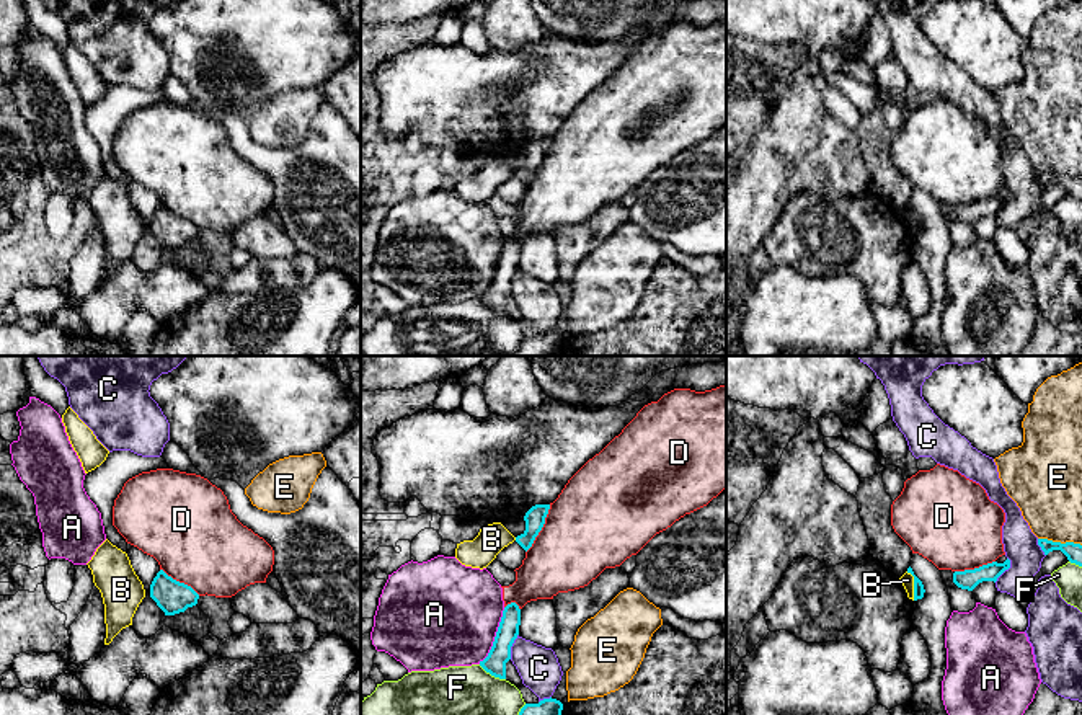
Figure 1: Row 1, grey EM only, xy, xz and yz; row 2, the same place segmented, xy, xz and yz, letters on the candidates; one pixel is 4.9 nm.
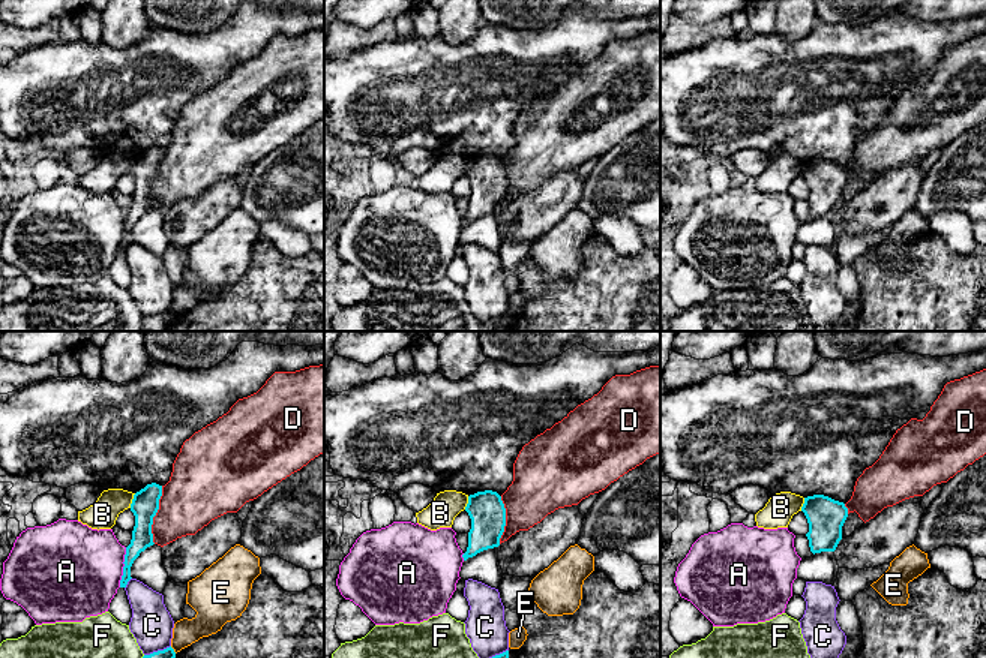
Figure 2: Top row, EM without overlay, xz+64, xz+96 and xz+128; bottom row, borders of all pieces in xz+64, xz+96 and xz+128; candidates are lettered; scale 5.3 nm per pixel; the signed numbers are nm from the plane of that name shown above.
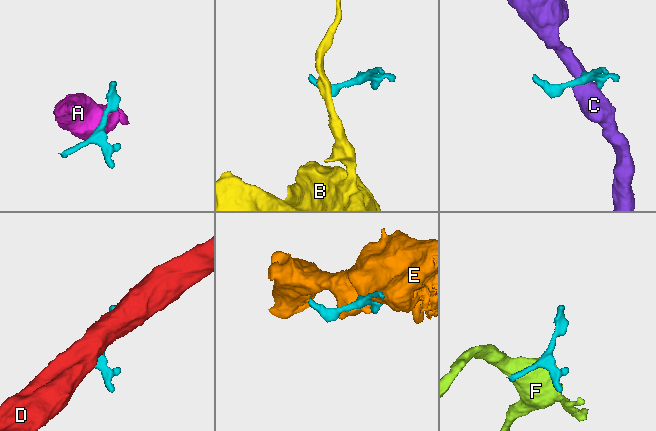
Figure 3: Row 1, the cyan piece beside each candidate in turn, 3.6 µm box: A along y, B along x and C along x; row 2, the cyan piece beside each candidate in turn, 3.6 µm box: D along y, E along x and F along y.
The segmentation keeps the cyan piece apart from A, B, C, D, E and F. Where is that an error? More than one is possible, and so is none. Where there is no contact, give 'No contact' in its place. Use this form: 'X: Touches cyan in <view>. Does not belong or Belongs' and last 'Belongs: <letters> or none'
A: Touches cyan in xz. Does not belong
B: Touches cyan in yz. Does not belong
C: Touches cyan in yz. Does not belong
D: Touches cyan in xz. Does not belong
E: Touches cyan in yz. Does not belong
F: Touches cyan in xz. Does not belong
Belongs: none

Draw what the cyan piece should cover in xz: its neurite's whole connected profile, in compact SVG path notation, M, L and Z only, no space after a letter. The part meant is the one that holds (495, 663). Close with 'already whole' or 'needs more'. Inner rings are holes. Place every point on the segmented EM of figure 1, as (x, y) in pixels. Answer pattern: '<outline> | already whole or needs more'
M516 602L504 607L503 617L488 656L480 666L494 677L506 679L506 663L511 659L511 646L519 635L521 609Z | already whole

